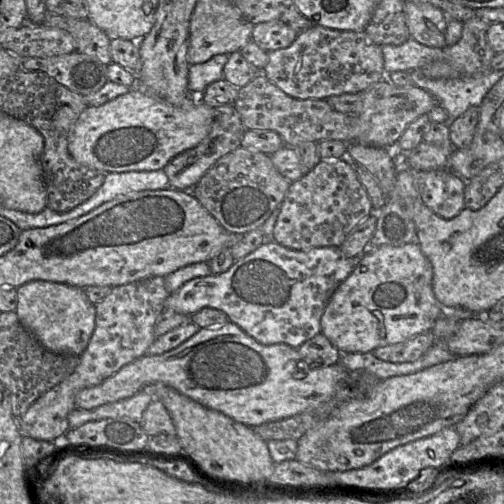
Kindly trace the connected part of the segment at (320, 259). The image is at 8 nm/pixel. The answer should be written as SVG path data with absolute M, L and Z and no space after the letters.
M276 242L262 243L244 258L235 261L224 273L194 278L171 293L164 309L191 316L203 308L223 311L228 321L236 324L263 345L287 344L298 348L320 333L320 319L337 287L351 274L353 259L345 256L339 247L317 247L307 251L286 248Z

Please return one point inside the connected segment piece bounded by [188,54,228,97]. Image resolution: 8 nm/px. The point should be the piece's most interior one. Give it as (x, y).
(200, 75)

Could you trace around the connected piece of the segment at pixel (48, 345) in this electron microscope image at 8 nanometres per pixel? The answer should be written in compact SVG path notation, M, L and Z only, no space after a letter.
M34 280L16 288L16 314L20 323L28 329L47 350L59 354L80 356L88 346L95 329L95 304L89 301L84 289L56 282Z

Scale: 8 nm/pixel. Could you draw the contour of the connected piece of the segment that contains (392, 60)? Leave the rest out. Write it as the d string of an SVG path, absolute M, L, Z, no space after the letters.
M411 36L400 45L381 45L385 73L411 71L442 57L442 48L423 45Z

